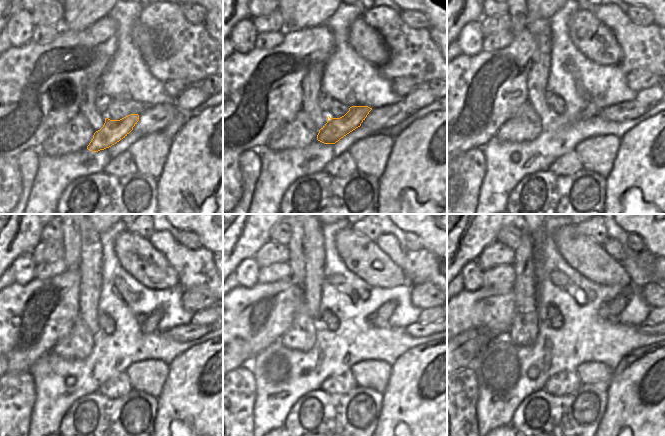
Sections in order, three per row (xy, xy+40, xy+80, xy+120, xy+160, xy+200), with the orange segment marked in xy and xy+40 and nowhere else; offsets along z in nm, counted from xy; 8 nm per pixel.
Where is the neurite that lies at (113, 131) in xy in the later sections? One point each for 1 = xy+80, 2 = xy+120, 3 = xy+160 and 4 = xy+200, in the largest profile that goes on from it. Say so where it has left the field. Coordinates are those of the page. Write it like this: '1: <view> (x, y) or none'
1: xy+80 (591, 109)
2: xy+120 (148, 323)
3: xy+160 (380, 319)
4: xy+200 (615, 306)

